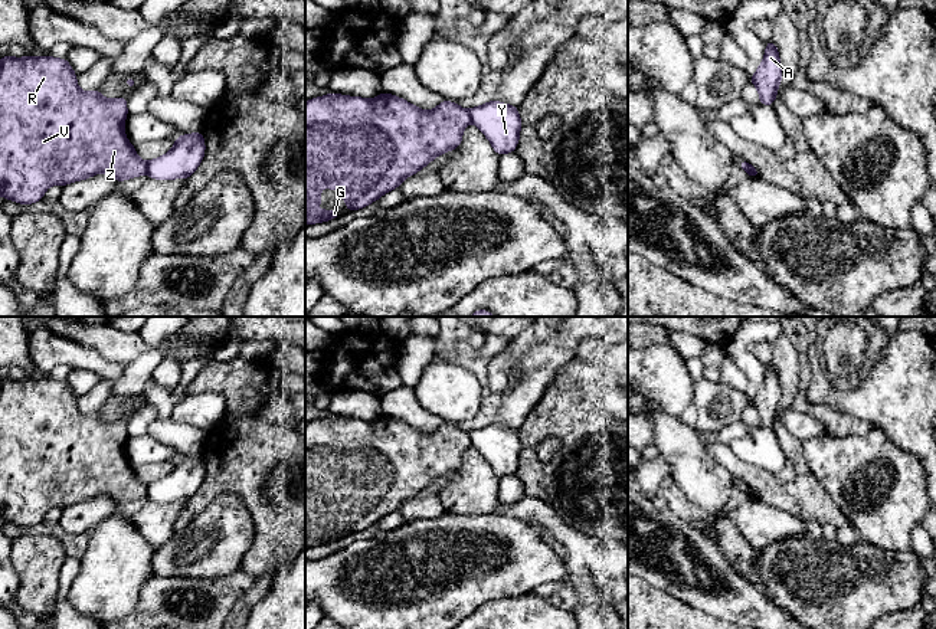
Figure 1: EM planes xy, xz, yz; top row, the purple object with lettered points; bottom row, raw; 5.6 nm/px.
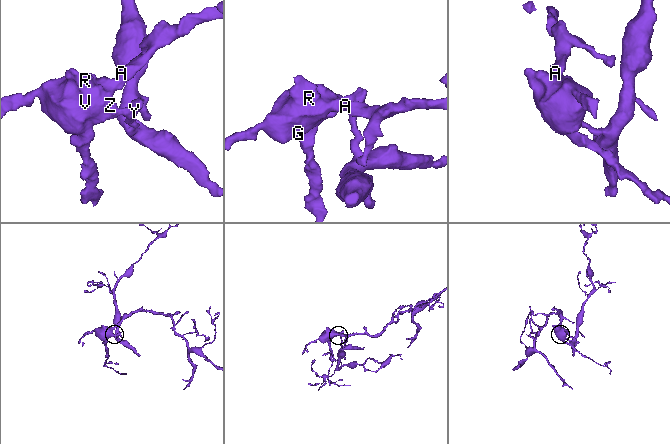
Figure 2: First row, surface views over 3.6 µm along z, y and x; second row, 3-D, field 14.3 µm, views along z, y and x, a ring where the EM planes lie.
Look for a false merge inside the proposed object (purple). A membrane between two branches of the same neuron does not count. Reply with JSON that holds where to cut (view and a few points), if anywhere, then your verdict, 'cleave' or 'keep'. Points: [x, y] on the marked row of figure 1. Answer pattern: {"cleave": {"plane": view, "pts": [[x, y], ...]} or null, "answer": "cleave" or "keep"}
{"cleave": {"plane": "xy", "pts": [[146, 163], [147, 173]]}, "answer": "cleave"}

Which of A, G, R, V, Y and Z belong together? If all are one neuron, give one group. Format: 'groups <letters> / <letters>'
groups A G R V Z / Y

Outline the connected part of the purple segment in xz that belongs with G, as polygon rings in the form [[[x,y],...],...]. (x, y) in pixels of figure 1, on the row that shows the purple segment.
[[[331,92],[305,102],[305,225],[327,222],[341,216],[337,210],[315,210],[323,204],[323,187],[340,190],[348,210],[359,210],[395,190],[409,176],[416,174],[438,155],[456,150],[462,131],[471,122],[469,111],[455,102],[442,101],[432,111],[423,111],[410,102],[382,92],[377,98],[364,99]]]

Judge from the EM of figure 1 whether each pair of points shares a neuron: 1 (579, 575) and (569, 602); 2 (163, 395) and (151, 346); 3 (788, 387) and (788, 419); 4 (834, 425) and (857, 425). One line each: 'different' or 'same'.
1: different
2: same
3: different
4: same

